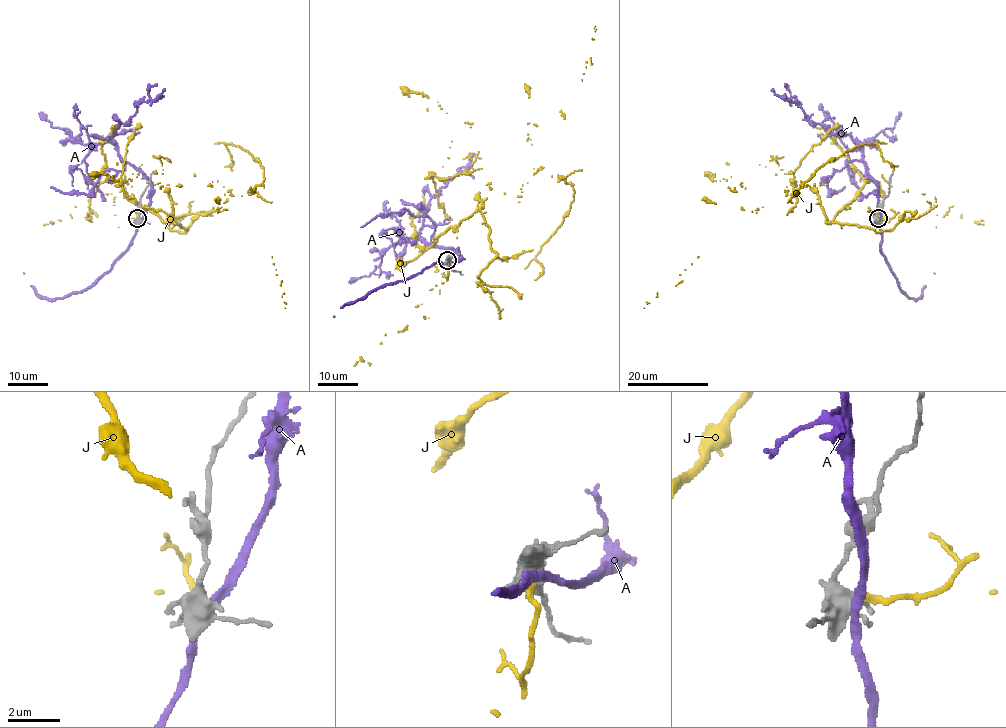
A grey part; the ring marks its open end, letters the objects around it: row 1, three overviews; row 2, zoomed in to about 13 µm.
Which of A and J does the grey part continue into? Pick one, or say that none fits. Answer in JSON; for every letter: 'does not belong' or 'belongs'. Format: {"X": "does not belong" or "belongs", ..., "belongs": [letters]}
{"A": "does not belong", "J": "belongs", "belongs": ["J"]}

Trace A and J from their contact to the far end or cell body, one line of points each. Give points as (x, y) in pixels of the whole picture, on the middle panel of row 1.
A: (449, 260), (461, 258), (451, 249), (428, 244), (419, 232), (430, 201), (475, 154)
J: (447, 261), (435, 284), (426, 250), (482, 207), (479, 191), (536, 170), (528, 89), (591, 64), (595, 26)

